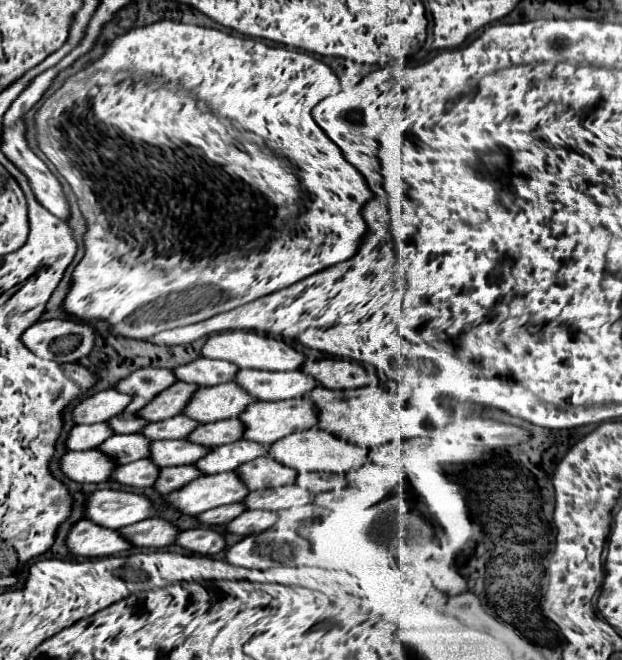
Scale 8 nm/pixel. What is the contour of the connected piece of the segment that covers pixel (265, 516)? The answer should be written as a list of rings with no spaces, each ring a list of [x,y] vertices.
[[[245,511],[243,515],[239,515],[237,519],[233,519],[227,525],[227,531],[247,537],[247,535],[263,533],[263,531],[275,527],[277,523],[279,523],[277,513],[271,513],[271,511]]]

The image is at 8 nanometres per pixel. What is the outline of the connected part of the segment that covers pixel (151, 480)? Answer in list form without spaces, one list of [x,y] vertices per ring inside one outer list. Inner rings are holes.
[[[139,459],[135,463],[119,465],[111,479],[129,487],[151,487],[155,485],[159,471],[161,467],[155,467],[155,463],[151,463],[149,459]]]

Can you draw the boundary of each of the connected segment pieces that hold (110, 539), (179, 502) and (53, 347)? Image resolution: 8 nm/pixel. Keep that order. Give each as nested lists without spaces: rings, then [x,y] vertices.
[[[83,519],[71,529],[67,547],[71,553],[83,557],[109,557],[129,551],[133,545],[127,543],[127,539],[123,539],[117,529],[107,529],[89,519]]]
[[[229,471],[219,475],[203,475],[187,487],[167,495],[165,501],[187,515],[199,515],[211,507],[241,503],[247,495],[249,489],[243,483],[243,477],[235,471]]]
[[[73,319],[37,321],[23,333],[23,343],[37,355],[55,361],[79,361],[97,341],[97,329]]]

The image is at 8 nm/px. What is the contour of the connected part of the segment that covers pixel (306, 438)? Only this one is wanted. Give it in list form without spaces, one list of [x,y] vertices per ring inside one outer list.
[[[309,429],[299,431],[295,435],[287,435],[269,447],[269,457],[277,459],[279,463],[293,467],[297,471],[327,471],[327,473],[349,473],[369,463],[369,449],[359,447],[355,443],[347,443],[327,431]]]

